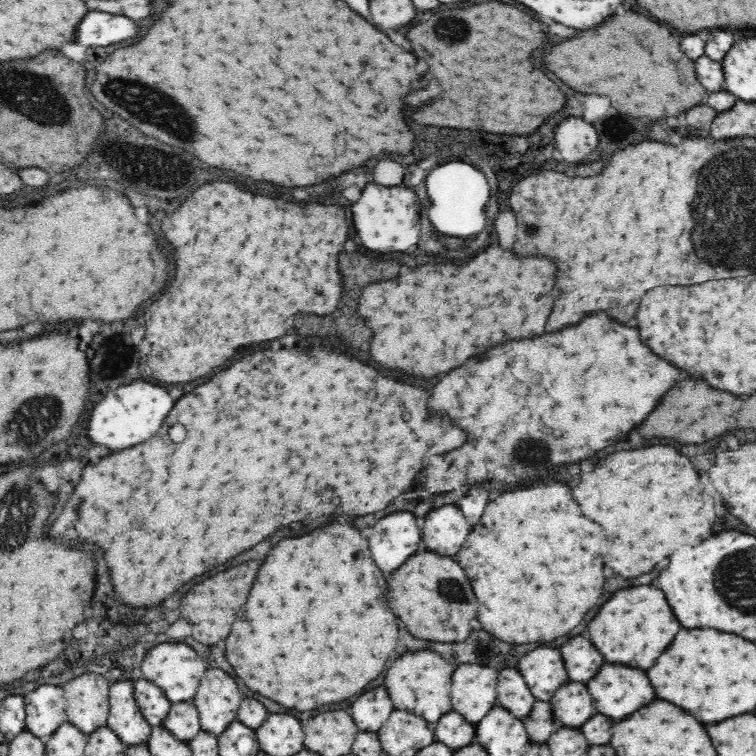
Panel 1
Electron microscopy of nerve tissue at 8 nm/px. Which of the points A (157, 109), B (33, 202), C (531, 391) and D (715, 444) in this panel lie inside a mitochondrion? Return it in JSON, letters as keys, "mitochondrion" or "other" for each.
{"A":"mitochondrion","B":"other","C":"other","D":"other"}

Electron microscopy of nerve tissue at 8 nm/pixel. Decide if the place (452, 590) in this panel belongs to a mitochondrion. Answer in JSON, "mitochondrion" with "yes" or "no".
{"mitochondrion":"yes"}

